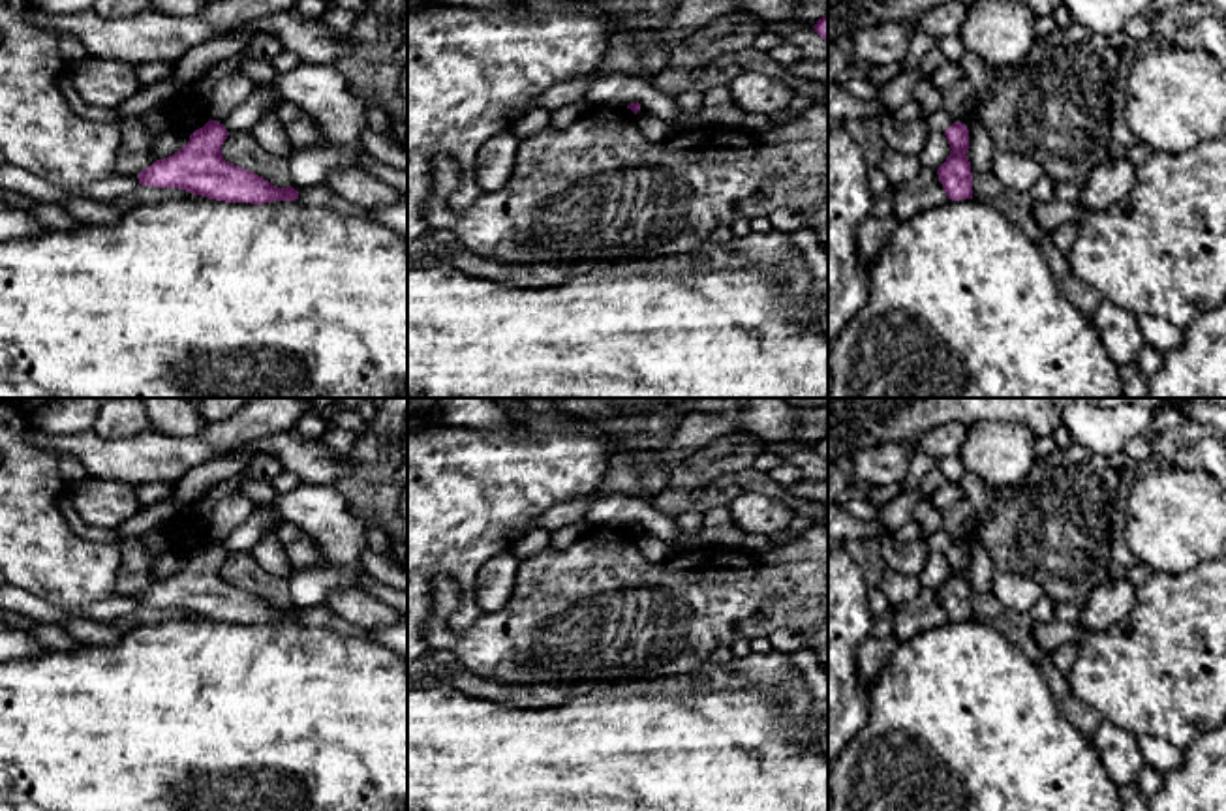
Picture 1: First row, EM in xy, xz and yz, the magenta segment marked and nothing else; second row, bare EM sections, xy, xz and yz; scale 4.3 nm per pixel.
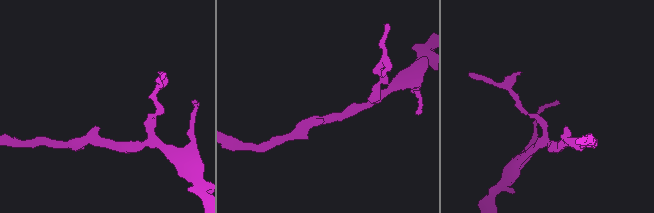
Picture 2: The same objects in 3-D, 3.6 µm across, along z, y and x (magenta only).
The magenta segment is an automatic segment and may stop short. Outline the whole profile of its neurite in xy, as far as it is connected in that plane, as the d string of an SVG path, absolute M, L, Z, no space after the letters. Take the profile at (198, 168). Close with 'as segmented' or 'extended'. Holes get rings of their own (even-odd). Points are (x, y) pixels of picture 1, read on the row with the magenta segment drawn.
M208 120L190 135L190 141L173 156L156 160L137 175L141 186L178 188L225 203L274 203L295 201L299 191L291 186L276 188L253 171L223 160L222 145L229 131L223 124Z; as segmented

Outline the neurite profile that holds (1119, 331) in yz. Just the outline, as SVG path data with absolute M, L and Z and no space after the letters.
M1102 298L1093 323L1100 334L1104 349L1117 364L1136 362L1143 347L1140 319L1128 310Z

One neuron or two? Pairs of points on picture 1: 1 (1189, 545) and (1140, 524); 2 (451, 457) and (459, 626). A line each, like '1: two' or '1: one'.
1: one
2: one

